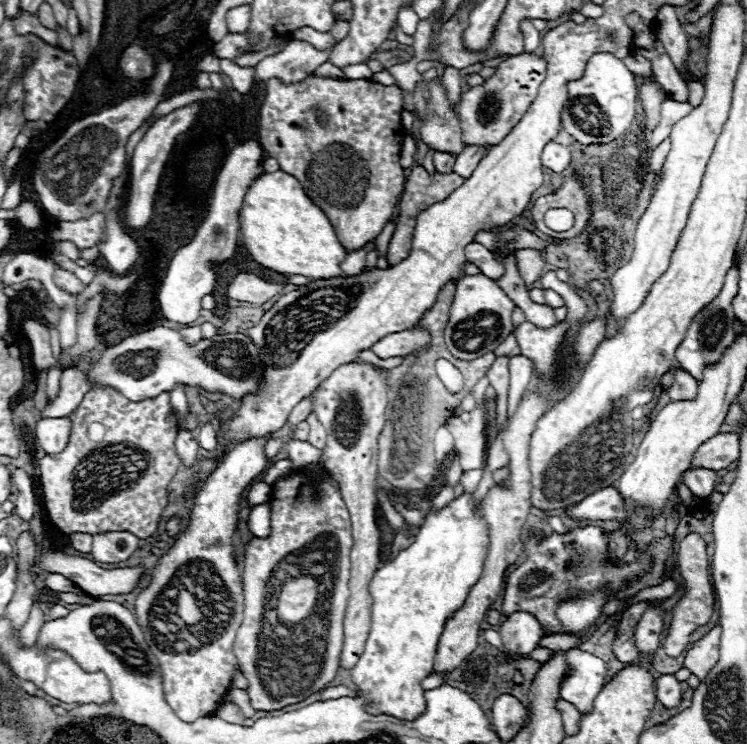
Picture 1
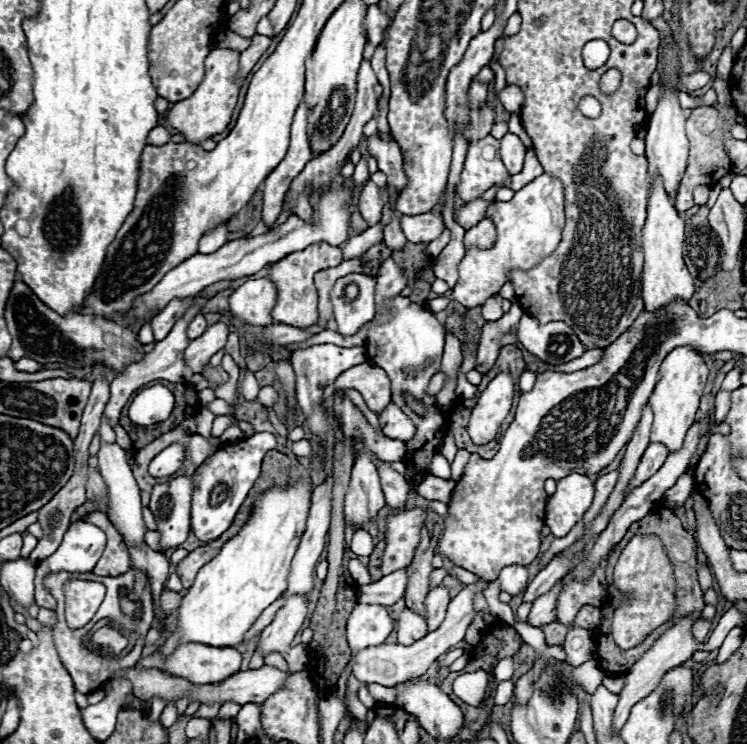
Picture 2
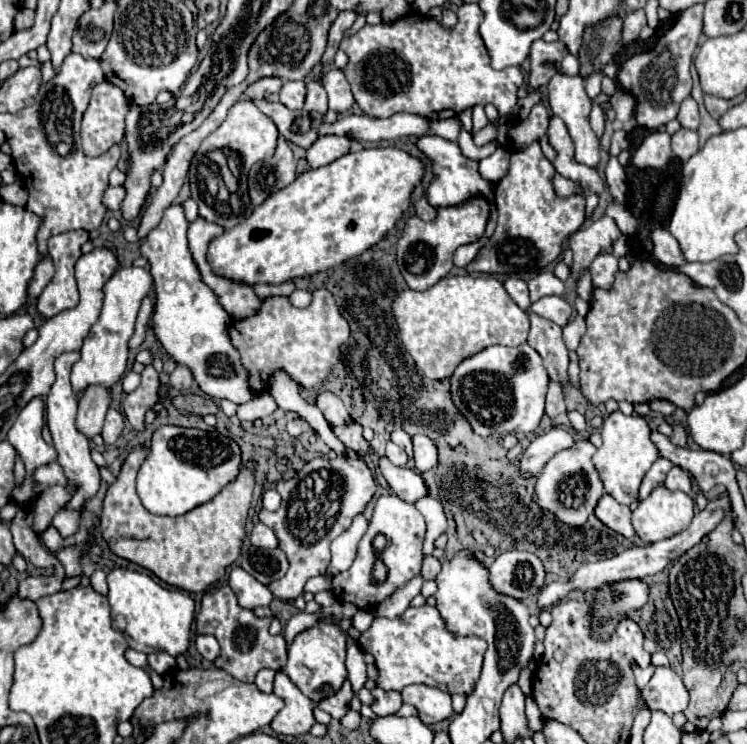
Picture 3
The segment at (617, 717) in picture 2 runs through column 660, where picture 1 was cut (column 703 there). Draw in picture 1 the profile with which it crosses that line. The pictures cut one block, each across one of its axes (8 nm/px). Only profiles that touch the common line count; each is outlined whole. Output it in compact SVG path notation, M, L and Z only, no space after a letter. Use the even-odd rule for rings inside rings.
M716 624L708 634L704 634L698 642L694 642L686 652L684 666L692 674L696 674L700 680L704 680L706 674L718 662L718 656L720 656L720 634L722 634L722 628L720 628L720 624Z

